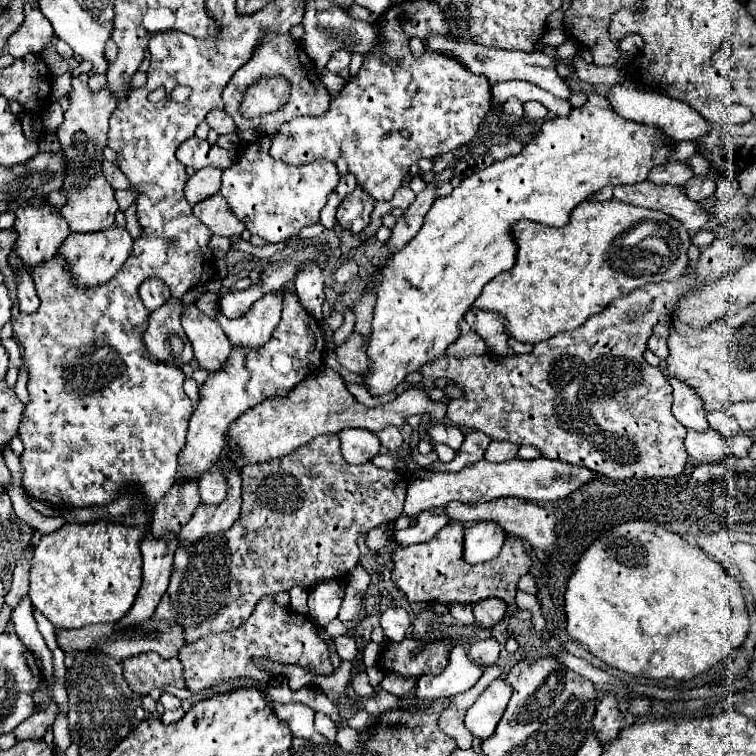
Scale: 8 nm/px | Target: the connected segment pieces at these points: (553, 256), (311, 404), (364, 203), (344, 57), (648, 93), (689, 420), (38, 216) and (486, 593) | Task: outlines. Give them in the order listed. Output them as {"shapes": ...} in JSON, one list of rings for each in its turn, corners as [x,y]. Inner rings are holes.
{"shapes":[[[[609,201],[609,203],[579,203],[571,211],[571,219],[567,227],[547,227],[541,223],[531,221],[517,221],[511,227],[511,235],[517,243],[517,261],[511,269],[511,273],[503,273],[489,281],[481,295],[473,301],[473,309],[479,311],[493,311],[501,313],[505,319],[505,331],[509,337],[523,341],[523,343],[539,343],[545,341],[561,331],[571,331],[581,327],[591,315],[601,313],[613,299],[623,295],[623,291],[639,289],[647,283],[659,283],[659,281],[677,281],[685,273],[687,265],[687,249],[691,243],[691,237],[687,229],[673,217],[651,211],[635,205],[627,205],[621,201]],[[641,221],[655,221],[669,225],[671,233],[667,239],[645,239],[635,247],[623,247],[621,237],[635,227]]],[[[323,367],[297,383],[297,387],[287,397],[273,397],[265,399],[257,407],[245,411],[235,423],[231,423],[227,431],[227,447],[225,455],[219,459],[219,467],[223,471],[231,471],[235,467],[243,469],[249,463],[263,463],[269,459],[277,459],[283,455],[289,455],[291,451],[307,445],[311,439],[325,435],[325,433],[339,433],[347,427],[361,427],[367,431],[381,431],[387,425],[401,427],[405,425],[405,419],[411,415],[425,415],[429,413],[433,421],[443,421],[447,413],[447,405],[443,401],[431,401],[423,389],[407,389],[401,393],[395,401],[377,405],[367,409],[363,403],[359,403],[345,387],[341,375],[331,369]],[[239,451],[241,457],[235,461],[229,461],[229,453]]],[[[357,187],[337,207],[337,223],[345,229],[351,229],[357,235],[369,225],[373,205],[375,205],[375,199],[361,187]]],[[[339,49],[339,51],[335,51],[335,53],[331,55],[331,59],[329,59],[329,63],[327,63],[327,69],[333,71],[333,73],[339,73],[341,69],[347,69],[349,63],[351,63],[351,53]]],[[[625,81],[625,83],[615,83],[607,89],[605,97],[609,99],[609,103],[613,105],[613,111],[629,121],[637,121],[637,123],[645,123],[645,125],[653,125],[661,131],[665,131],[665,135],[669,135],[673,141],[695,141],[699,137],[703,137],[711,125],[695,111],[691,109],[687,103],[683,101],[677,101],[677,99],[671,99],[655,89],[649,89],[645,85],[639,85],[639,83],[631,83],[631,81]]],[[[667,377],[671,387],[673,387],[673,415],[679,419],[679,423],[683,423],[689,429],[695,431],[705,431],[709,429],[709,423],[705,419],[705,409],[703,403],[699,399],[699,395],[681,379],[677,377]]],[[[41,199],[43,205],[15,209],[15,229],[19,233],[15,251],[29,271],[37,263],[51,259],[61,241],[71,233],[69,225],[49,203],[49,199]]],[[[449,523],[445,525],[431,541],[397,547],[393,551],[393,583],[407,595],[409,601],[415,603],[477,603],[487,597],[503,599],[509,605],[509,611],[505,617],[511,617],[517,611],[515,593],[517,593],[517,581],[529,573],[531,569],[531,557],[527,555],[523,541],[509,537],[505,541],[505,547],[499,557],[485,562],[484,567],[479,563],[470,565],[463,561],[463,525],[461,523]]]]}

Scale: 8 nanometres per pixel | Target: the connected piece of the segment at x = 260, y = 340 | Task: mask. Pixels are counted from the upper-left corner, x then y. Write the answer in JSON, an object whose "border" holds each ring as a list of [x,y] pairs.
{"border":[[[267,293],[263,299],[253,303],[245,317],[227,321],[222,313],[217,315],[217,323],[225,331],[231,343],[243,347],[261,347],[269,341],[273,329],[277,327],[283,311],[283,293]]]}

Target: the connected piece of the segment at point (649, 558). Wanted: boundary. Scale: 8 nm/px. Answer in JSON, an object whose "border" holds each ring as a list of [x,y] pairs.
{"border":[[[627,521],[621,525],[615,525],[607,533],[599,535],[599,539],[583,553],[579,563],[575,565],[575,573],[567,583],[565,593],[565,613],[567,613],[567,631],[573,639],[583,643],[597,659],[607,663],[609,667],[615,667],[619,671],[625,671],[635,677],[645,679],[677,679],[677,681],[689,681],[697,675],[709,671],[711,667],[717,667],[719,663],[731,663],[737,657],[737,649],[745,643],[745,637],[749,633],[749,613],[745,605],[743,591],[739,583],[713,559],[709,559],[701,549],[691,547],[687,541],[683,541],[677,533],[671,533],[655,523],[643,523],[643,521]]]}

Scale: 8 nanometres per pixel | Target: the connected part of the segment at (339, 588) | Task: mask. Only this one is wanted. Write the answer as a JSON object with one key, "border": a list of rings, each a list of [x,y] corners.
{"border":[[[337,579],[323,581],[309,589],[309,615],[319,625],[325,627],[339,613],[343,601],[343,583]]]}

